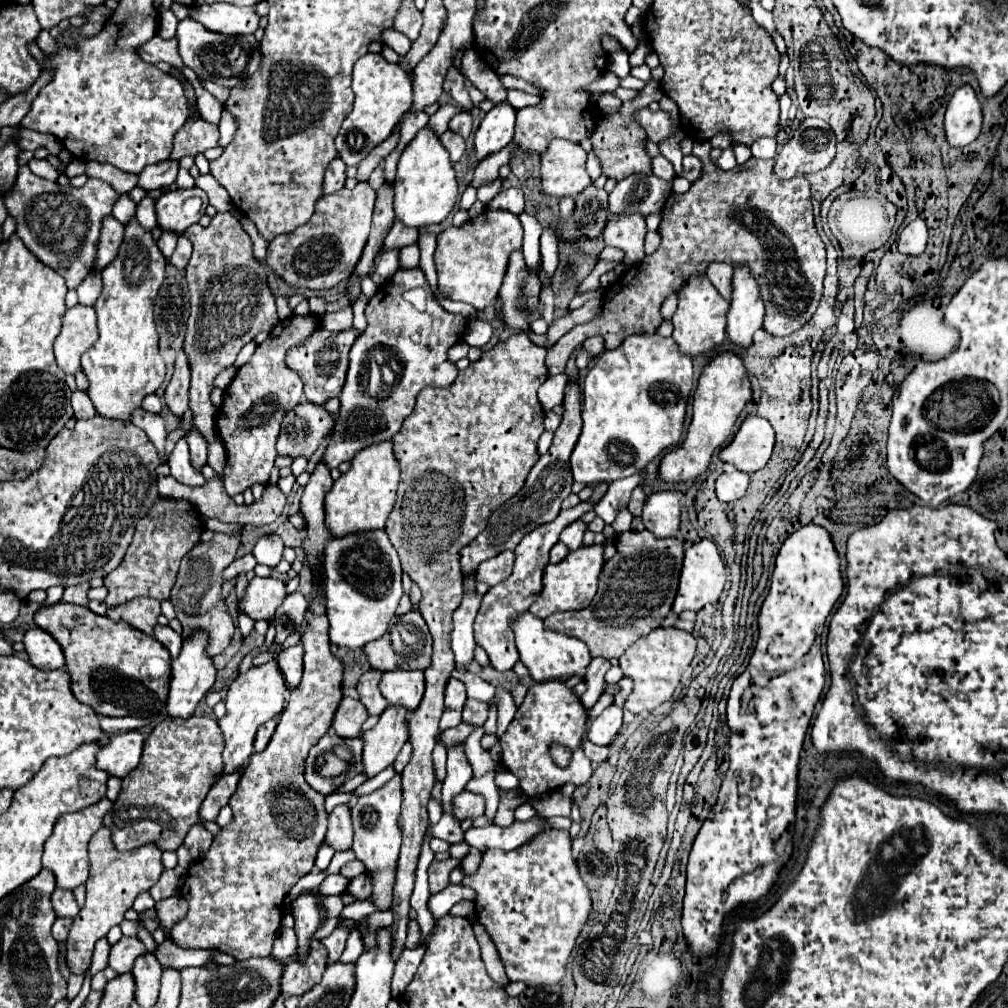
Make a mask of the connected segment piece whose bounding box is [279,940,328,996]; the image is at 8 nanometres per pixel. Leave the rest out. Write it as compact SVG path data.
M312 940L309 954L303 960L293 956L291 962L287 962L283 968L283 976L279 982L281 994L283 996L291 996L291 994L301 996L303 992L307 992L307 988L317 984L325 972L327 954L328 952L321 941Z

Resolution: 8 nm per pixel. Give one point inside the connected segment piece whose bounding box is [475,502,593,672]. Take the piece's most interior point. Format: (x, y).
(503, 603)

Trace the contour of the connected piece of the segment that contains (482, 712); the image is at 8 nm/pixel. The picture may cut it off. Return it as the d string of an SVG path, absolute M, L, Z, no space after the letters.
M467 700L465 708L463 708L463 720L471 722L471 724L483 724L489 716L489 704L487 702L479 702L479 700Z

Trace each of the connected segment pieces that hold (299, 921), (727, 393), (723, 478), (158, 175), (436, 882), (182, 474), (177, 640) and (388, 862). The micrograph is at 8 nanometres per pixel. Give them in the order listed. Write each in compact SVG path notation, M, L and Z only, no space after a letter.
M311 890L301 892L293 900L291 910L293 910L293 918L295 918L295 932L297 932L297 938L299 938L297 956L305 956L305 948L309 948L311 934L317 930L317 926L321 922L317 896Z
M731 352L715 356L705 366L699 378L699 386L693 398L693 420L687 430L687 436L677 448L673 448L663 456L659 464L659 480L667 484L677 484L701 476L707 470L715 448L719 448L731 436L733 424L749 400L751 400L751 384L743 368L743 362Z
M725 472L717 478L717 498L721 502L733 502L733 500L739 500L741 496L745 496L747 492L747 486L749 486L749 474L745 472Z
M163 160L159 164L147 166L141 174L139 174L139 186L143 186L145 190L157 190L163 186L171 186L177 178L179 172L179 160Z
M433 860L429 866L429 886L447 886L449 884L449 872L459 866L459 860Z
M181 438L173 452L169 454L169 468L171 468L171 476L183 484L189 484L189 486L199 486L199 484L205 484L207 480L197 474L191 464L189 464L189 446L187 446L187 440Z
M157 624L153 636L171 652L171 658L177 658L177 656L179 656L179 650L181 650L181 644L183 644L181 634L177 634L177 632L175 632L173 628L169 628L169 626Z
M397 774L393 780L389 780L379 790L375 790L367 796L361 796L359 802L351 810L353 830L355 830L353 852L365 864L365 872L373 880L371 898L373 898L377 910L389 910L389 906L391 906L391 892L393 892L393 884L395 884L395 866L397 866L397 856L399 856L399 848L401 848L401 832L397 828L399 808L401 808L401 776Z

